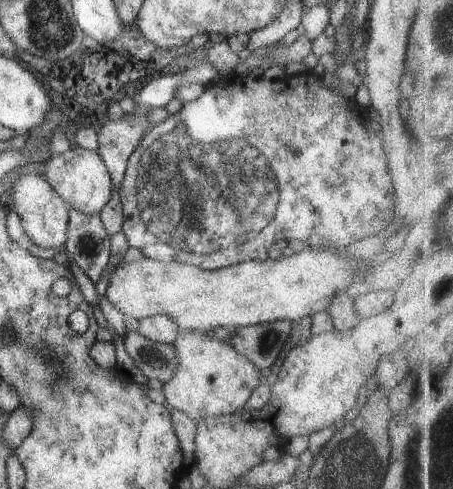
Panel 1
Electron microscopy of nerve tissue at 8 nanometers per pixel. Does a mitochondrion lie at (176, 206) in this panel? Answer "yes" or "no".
yes

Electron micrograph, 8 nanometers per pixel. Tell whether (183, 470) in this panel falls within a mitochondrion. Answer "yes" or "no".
no

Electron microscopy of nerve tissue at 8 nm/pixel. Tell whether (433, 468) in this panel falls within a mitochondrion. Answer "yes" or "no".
yes

